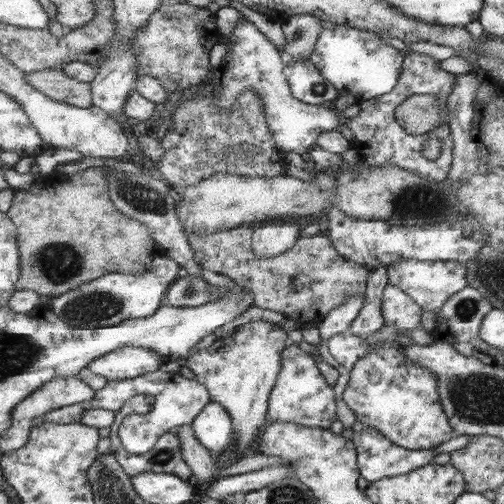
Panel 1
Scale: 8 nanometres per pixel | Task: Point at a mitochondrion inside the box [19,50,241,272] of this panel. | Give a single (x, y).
(144, 199)

